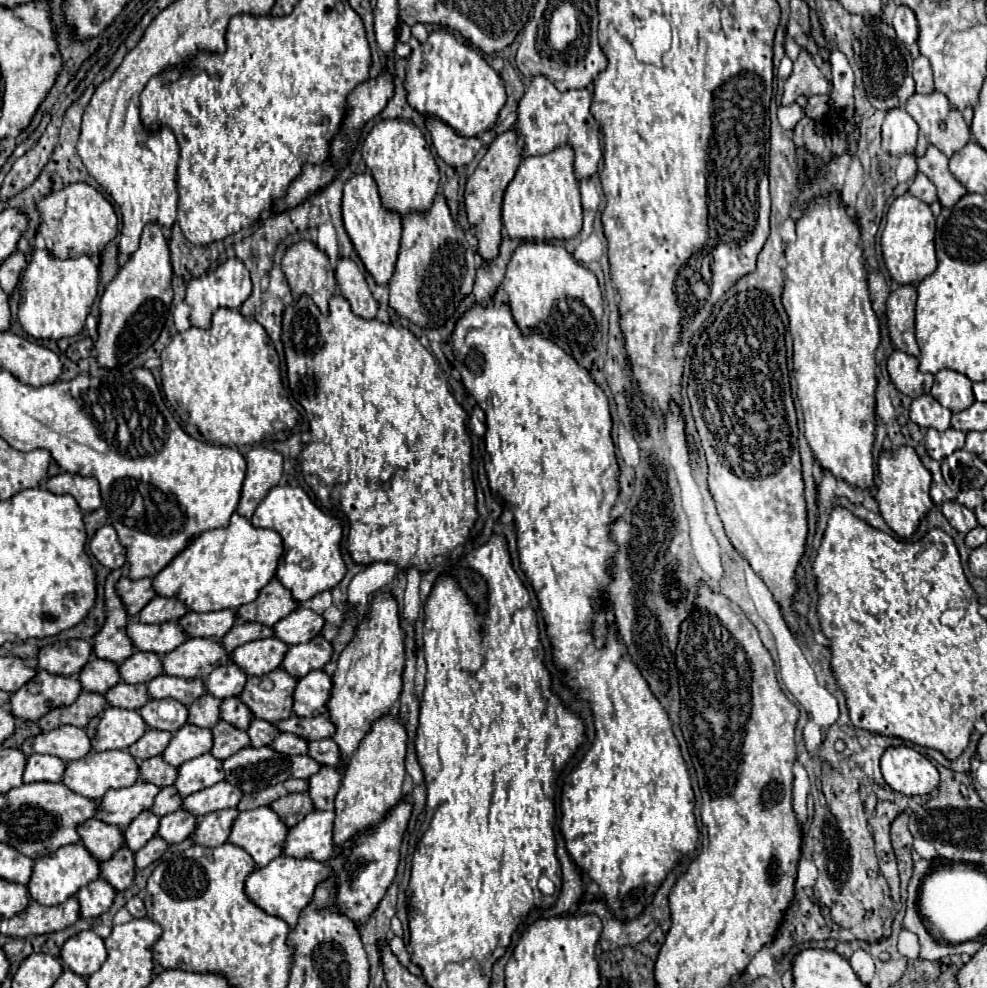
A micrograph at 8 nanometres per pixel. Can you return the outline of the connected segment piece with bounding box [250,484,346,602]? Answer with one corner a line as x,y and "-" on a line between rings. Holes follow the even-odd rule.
274,486
256,508
250,522
258,528
272,528
282,536
284,558
280,560
276,578
292,592
294,600
304,602
328,588
334,588
346,576
346,566
340,554
342,520
322,512
300,486
-
304,560
310,562
310,568
302,568

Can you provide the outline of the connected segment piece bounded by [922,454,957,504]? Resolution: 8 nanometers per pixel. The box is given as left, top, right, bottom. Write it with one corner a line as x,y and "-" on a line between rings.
928,454
922,458
924,466
932,472
932,486
930,486
930,496
934,500
934,504
942,504
946,500
954,500
957,492
952,490
949,486
946,486
944,478
942,478
941,464
930,458

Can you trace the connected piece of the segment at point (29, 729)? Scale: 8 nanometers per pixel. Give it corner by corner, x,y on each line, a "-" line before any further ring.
18,720
16,722
16,732
12,738
8,738
2,746
6,748
18,748
26,738
34,738
36,734
40,734
40,726
36,722
24,722
24,720

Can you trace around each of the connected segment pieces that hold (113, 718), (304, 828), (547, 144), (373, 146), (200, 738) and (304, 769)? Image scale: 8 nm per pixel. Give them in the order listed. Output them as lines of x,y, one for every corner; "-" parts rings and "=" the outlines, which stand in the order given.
108,706
100,716
92,718
86,732
96,752
128,750
146,732
146,722
136,710
122,710
=
310,812
300,824
290,828
284,854
294,858
314,858
318,862
330,862
338,854
342,854
352,840
342,846
334,844
334,812
=
534,76
532,84
528,86
526,94
518,104
516,130
524,142
524,156
548,154
562,144
572,144
576,152
574,164
576,164
578,180
596,174
598,160
602,158
602,148
600,148
600,126
590,114
590,102
592,96
584,88
558,92
548,78
=
394,118
378,122
364,140
362,158
378,184
380,198
386,208
408,214
428,210
432,206
440,180
438,166
422,130
412,120
=
186,724
174,734
162,758
172,766
182,766
184,762
198,758
210,750
212,750
212,730
=
246,746
240,752
236,752
234,756
230,756
228,760
224,760
224,774
226,780
230,784
234,784
236,788
240,788
244,794
252,794
256,790
264,790
266,786
274,786
280,784
288,778
304,778
308,780
310,776
314,776
322,766
314,760
308,758
308,754
300,754
300,756
284,756
276,750
272,750
270,746
262,746
262,748
254,748
254,746

